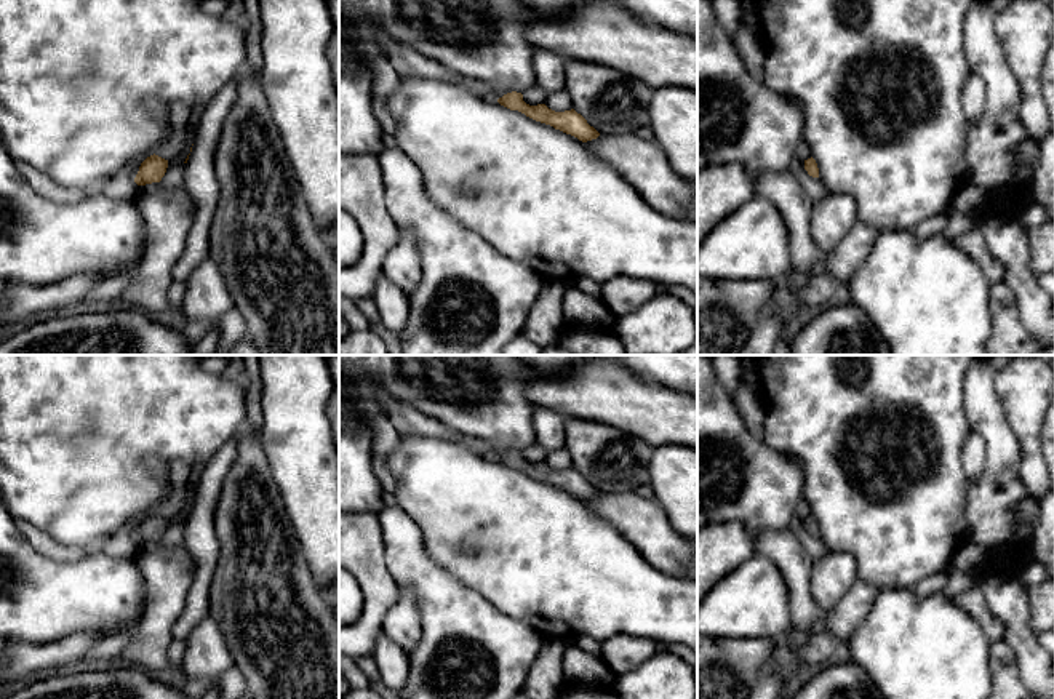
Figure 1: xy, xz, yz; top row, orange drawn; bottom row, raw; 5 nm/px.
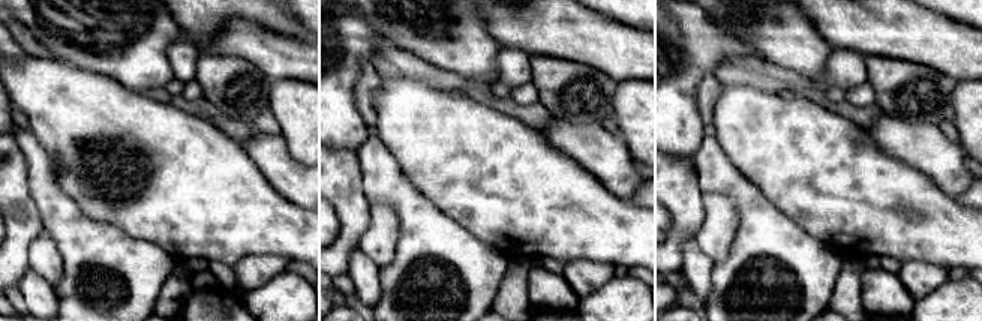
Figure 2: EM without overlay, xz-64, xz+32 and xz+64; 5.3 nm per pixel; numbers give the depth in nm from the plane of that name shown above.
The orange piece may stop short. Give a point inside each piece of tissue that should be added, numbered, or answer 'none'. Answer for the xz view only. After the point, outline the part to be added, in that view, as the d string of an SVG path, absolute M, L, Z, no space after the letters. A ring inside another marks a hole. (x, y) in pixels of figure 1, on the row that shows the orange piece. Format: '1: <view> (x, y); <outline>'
1: xz (407, 61); M381 37L379 43L382 45L384 51L387 53L387 59L398 75L451 82L493 101L502 98L502 94L496 93L488 83L457 75L440 62L422 56L411 46L398 43L393 38Z

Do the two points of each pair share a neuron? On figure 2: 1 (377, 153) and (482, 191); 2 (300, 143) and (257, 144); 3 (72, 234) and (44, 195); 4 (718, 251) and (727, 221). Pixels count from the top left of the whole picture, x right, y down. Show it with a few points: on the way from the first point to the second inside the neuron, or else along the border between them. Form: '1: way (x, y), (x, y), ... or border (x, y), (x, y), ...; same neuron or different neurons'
1: border (375, 135), (417, 191); different neurons
2: border (279, 134), (288, 152), (303, 164); different neurons
3: way (68, 225), (53, 204); same neuron
4: way (718, 243), (720, 228); same neuron

